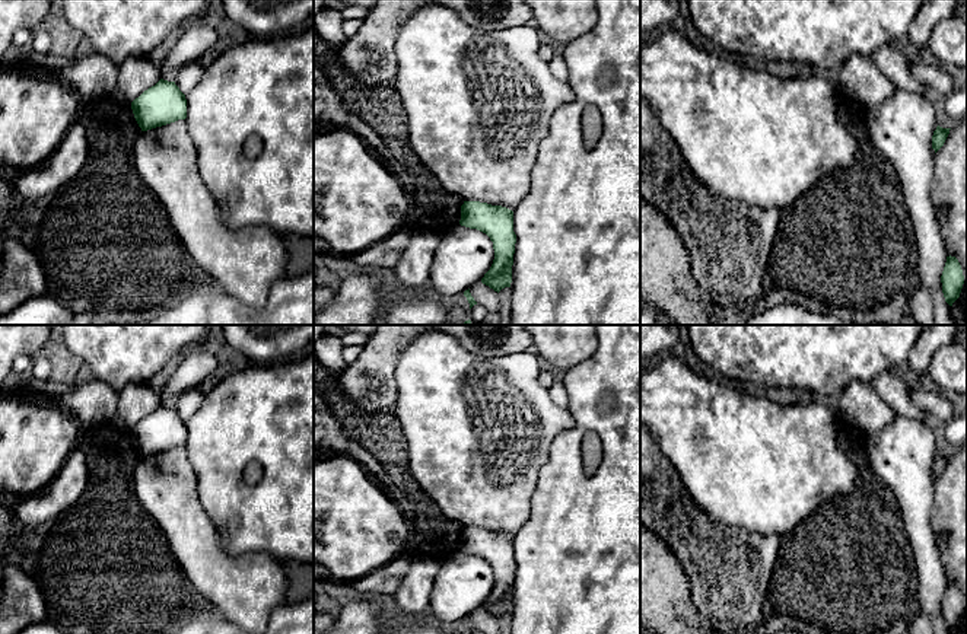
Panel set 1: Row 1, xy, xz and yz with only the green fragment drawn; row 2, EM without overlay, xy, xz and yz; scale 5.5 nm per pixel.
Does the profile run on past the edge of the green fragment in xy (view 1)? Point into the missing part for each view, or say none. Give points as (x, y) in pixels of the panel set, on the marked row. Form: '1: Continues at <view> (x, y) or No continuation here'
1: No continuation here

